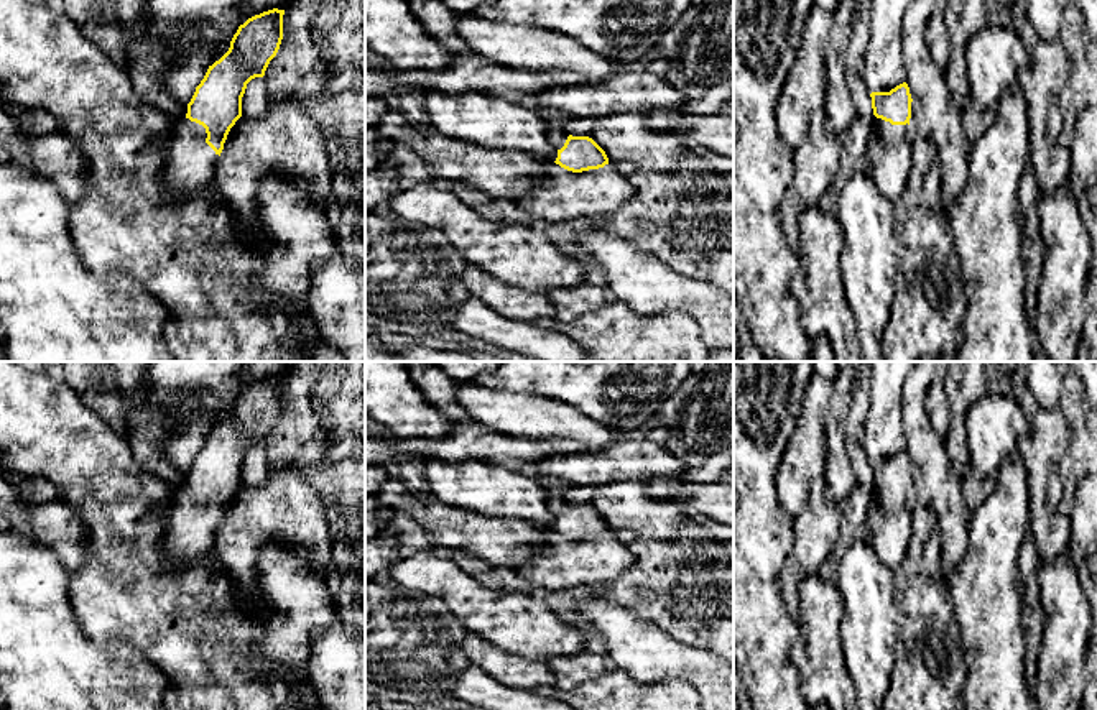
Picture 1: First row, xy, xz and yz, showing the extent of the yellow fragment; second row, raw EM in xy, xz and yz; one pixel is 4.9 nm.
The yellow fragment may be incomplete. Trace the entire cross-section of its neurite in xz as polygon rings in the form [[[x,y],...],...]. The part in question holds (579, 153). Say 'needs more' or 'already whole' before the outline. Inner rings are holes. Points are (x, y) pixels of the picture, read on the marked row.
needs more; [[[559,125],[549,128],[548,141],[554,148],[551,161],[567,171],[582,173],[609,164],[605,151],[592,138],[567,135]]]

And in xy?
needs more; [[[273,8],[240,25],[229,51],[209,66],[196,87],[156,179],[171,204],[214,189],[214,168],[230,128],[242,117],[247,84],[265,76],[280,49],[283,15],[285,10]]]

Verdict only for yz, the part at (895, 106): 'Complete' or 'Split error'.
Split error

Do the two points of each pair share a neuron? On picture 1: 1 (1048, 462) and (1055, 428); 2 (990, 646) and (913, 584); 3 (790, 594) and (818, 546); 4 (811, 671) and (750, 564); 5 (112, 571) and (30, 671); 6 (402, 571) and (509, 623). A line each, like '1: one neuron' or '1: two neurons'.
1: one neuron
2: two neurons
3: one neuron
4: two neurons
5: two neurons
6: one neuron

